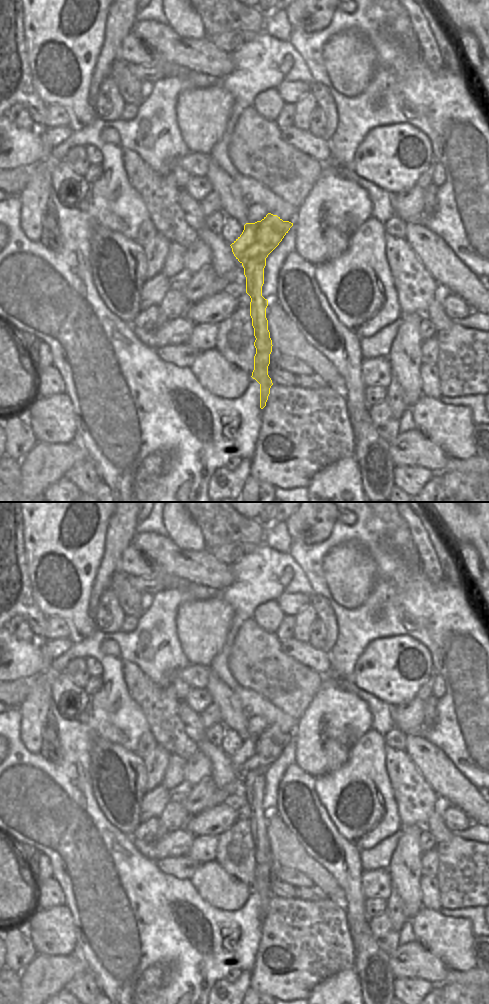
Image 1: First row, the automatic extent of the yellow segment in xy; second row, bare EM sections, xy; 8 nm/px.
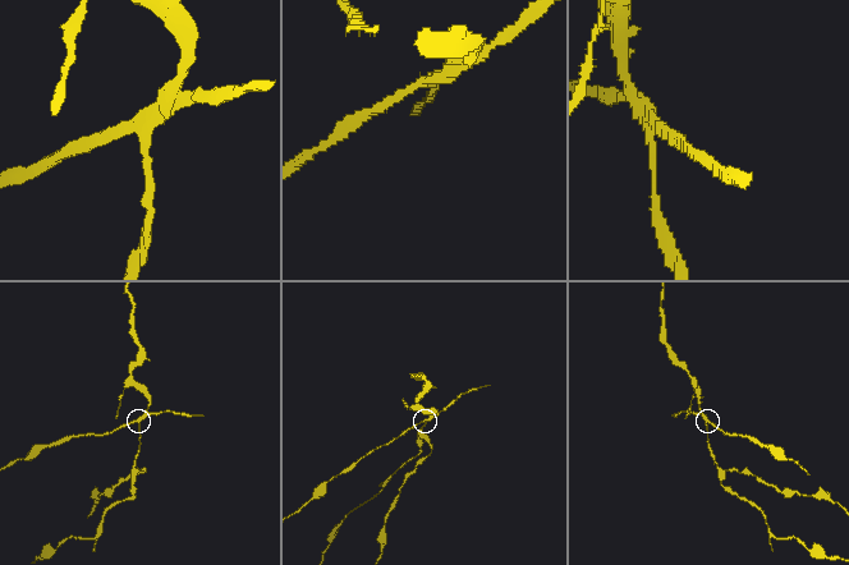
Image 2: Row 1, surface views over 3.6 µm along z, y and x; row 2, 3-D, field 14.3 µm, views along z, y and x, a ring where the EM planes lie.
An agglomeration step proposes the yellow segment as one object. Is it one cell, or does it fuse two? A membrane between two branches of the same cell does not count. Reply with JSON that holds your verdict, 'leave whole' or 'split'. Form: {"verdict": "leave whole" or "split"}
{"verdict": "split"}

